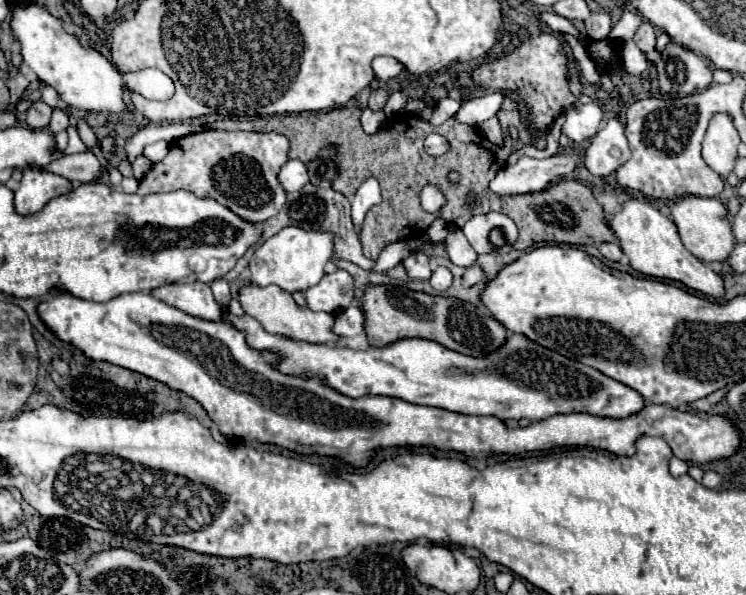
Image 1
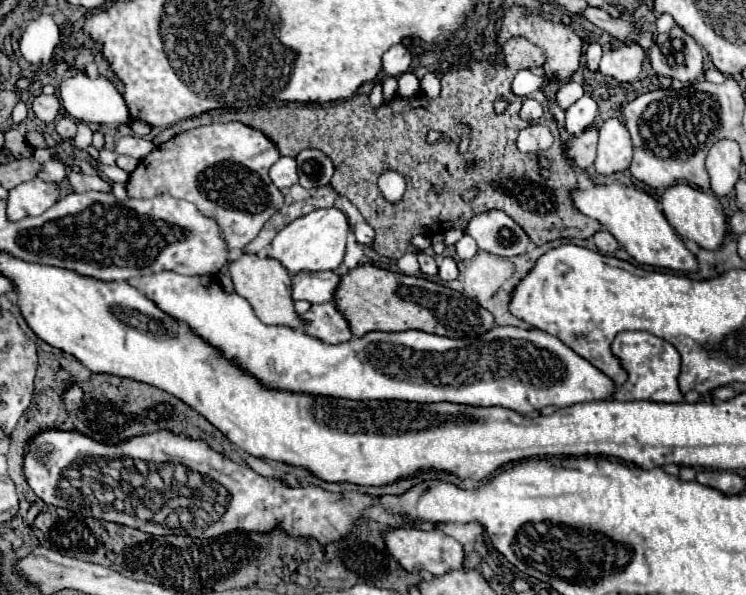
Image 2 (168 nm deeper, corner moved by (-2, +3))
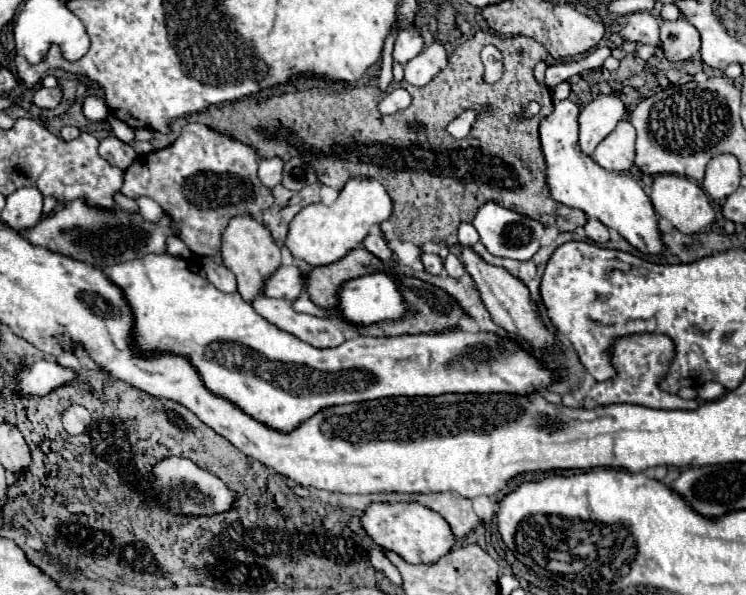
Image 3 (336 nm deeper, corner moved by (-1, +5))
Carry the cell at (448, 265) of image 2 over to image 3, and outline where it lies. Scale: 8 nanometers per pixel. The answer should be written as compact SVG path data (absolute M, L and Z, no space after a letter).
M449 254L447 260L445 260L445 270L449 276L453 278L459 278L461 274L465 274L465 266L461 264L461 260L455 256L455 254Z

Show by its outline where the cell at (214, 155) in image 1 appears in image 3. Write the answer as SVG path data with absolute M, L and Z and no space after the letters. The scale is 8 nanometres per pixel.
M187 124L183 126L181 136L171 146L139 156L125 170L125 182L123 182L121 194L129 198L139 198L139 196L153 198L169 214L175 234L187 244L187 248L193 254L215 256L221 250L221 234L233 216L249 214L253 218L259 218L263 210L273 206L271 190L265 188L257 178L259 162L261 158L251 146L237 142L225 134L219 134L207 128L205 124Z

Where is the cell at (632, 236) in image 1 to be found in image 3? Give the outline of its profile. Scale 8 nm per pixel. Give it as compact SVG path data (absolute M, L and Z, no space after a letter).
M573 100L557 102L553 112L539 124L541 150L547 164L547 184L551 196L571 208L583 210L587 216L601 220L607 228L615 228L629 244L641 252L659 254L663 250L653 204L635 178L619 172L609 172L581 152L577 144L579 134L579 106Z

